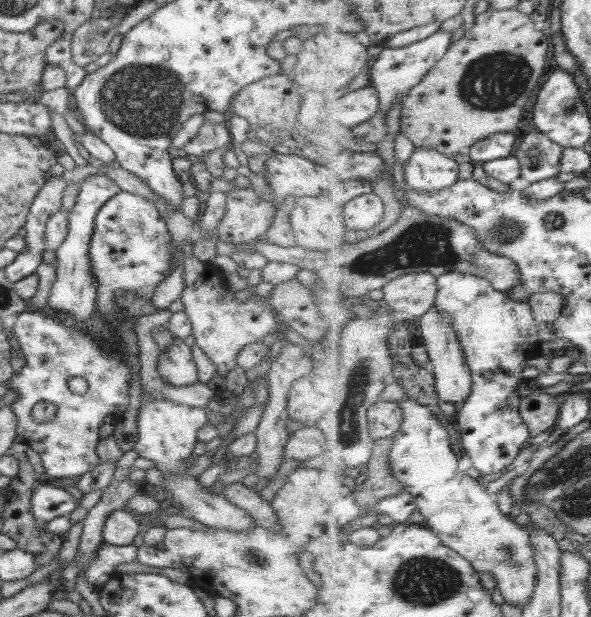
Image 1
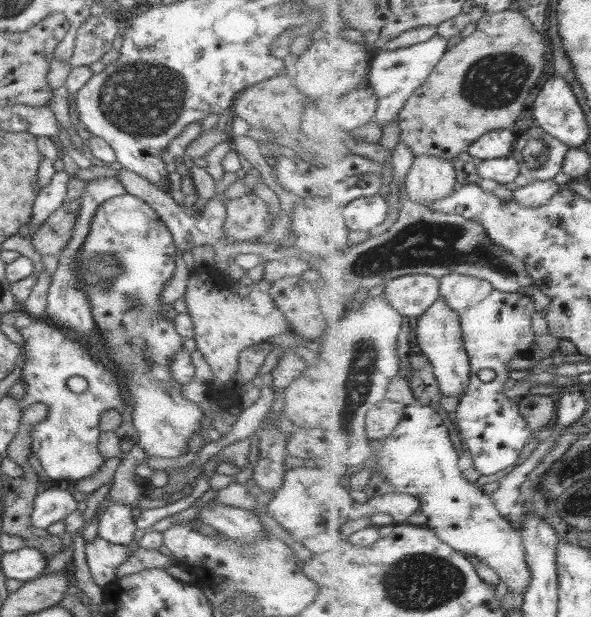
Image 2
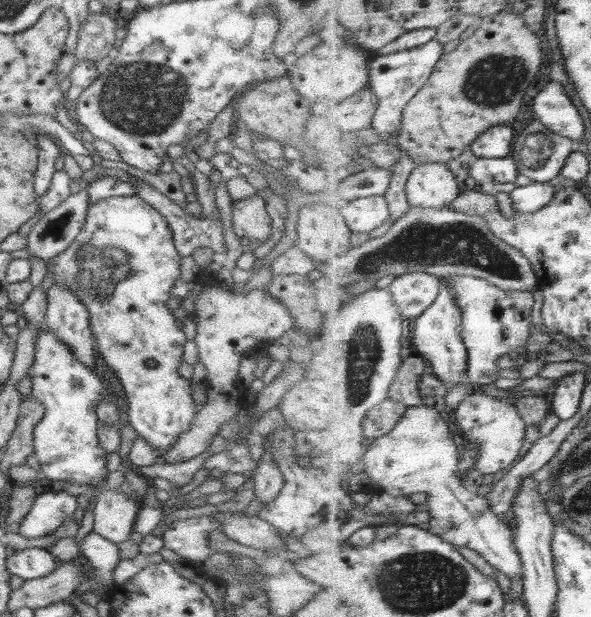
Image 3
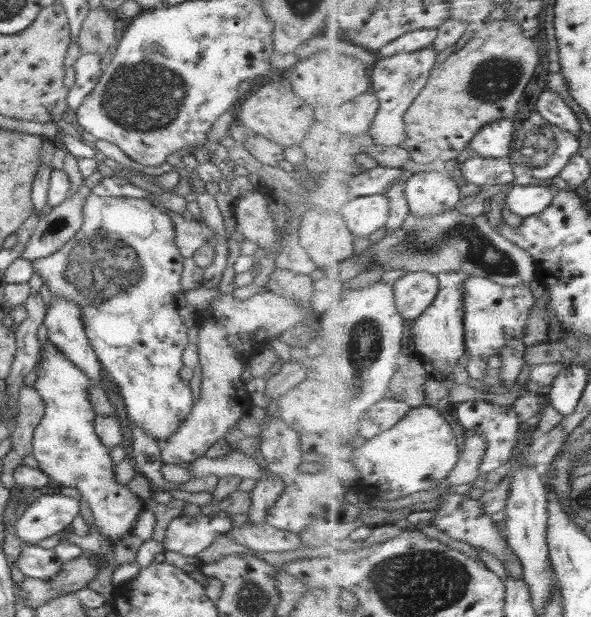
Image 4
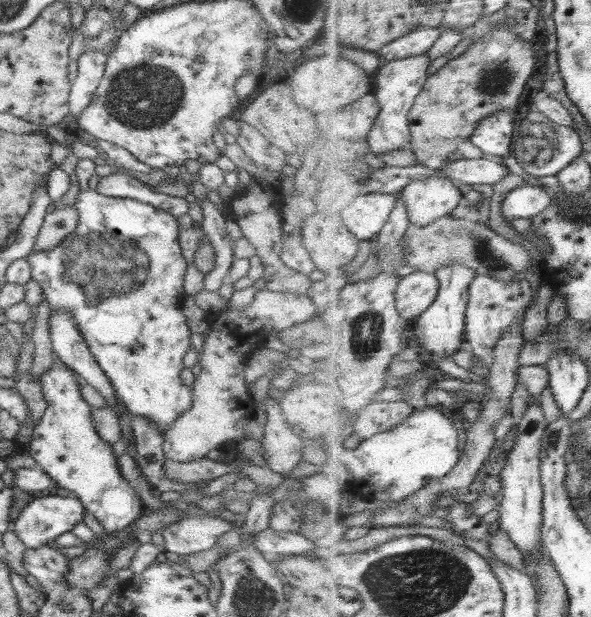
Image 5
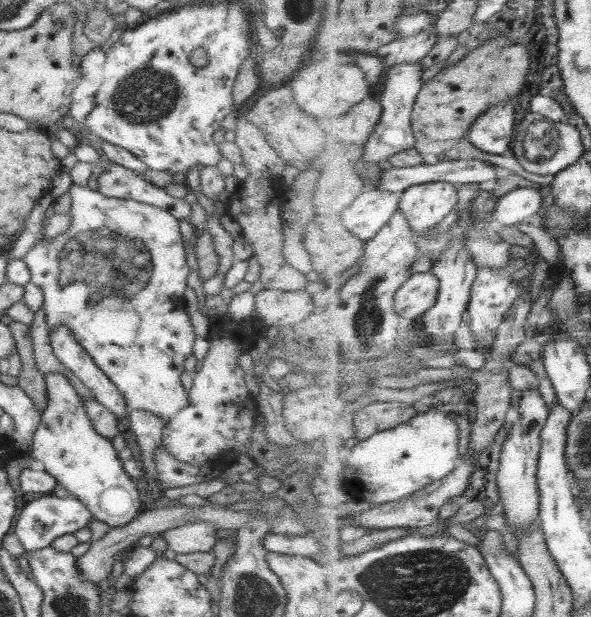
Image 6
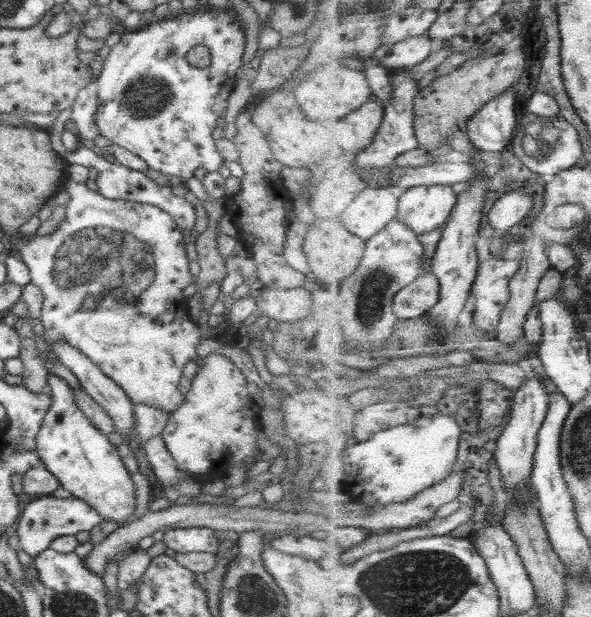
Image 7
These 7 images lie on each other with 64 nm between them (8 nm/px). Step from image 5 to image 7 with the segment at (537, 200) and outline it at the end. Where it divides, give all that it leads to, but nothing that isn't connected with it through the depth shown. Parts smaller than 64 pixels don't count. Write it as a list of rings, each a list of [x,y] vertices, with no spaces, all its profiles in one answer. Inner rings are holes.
[[[510,192],[500,197],[489,213],[491,226],[505,231],[520,224],[534,209],[534,196],[530,192]]]

